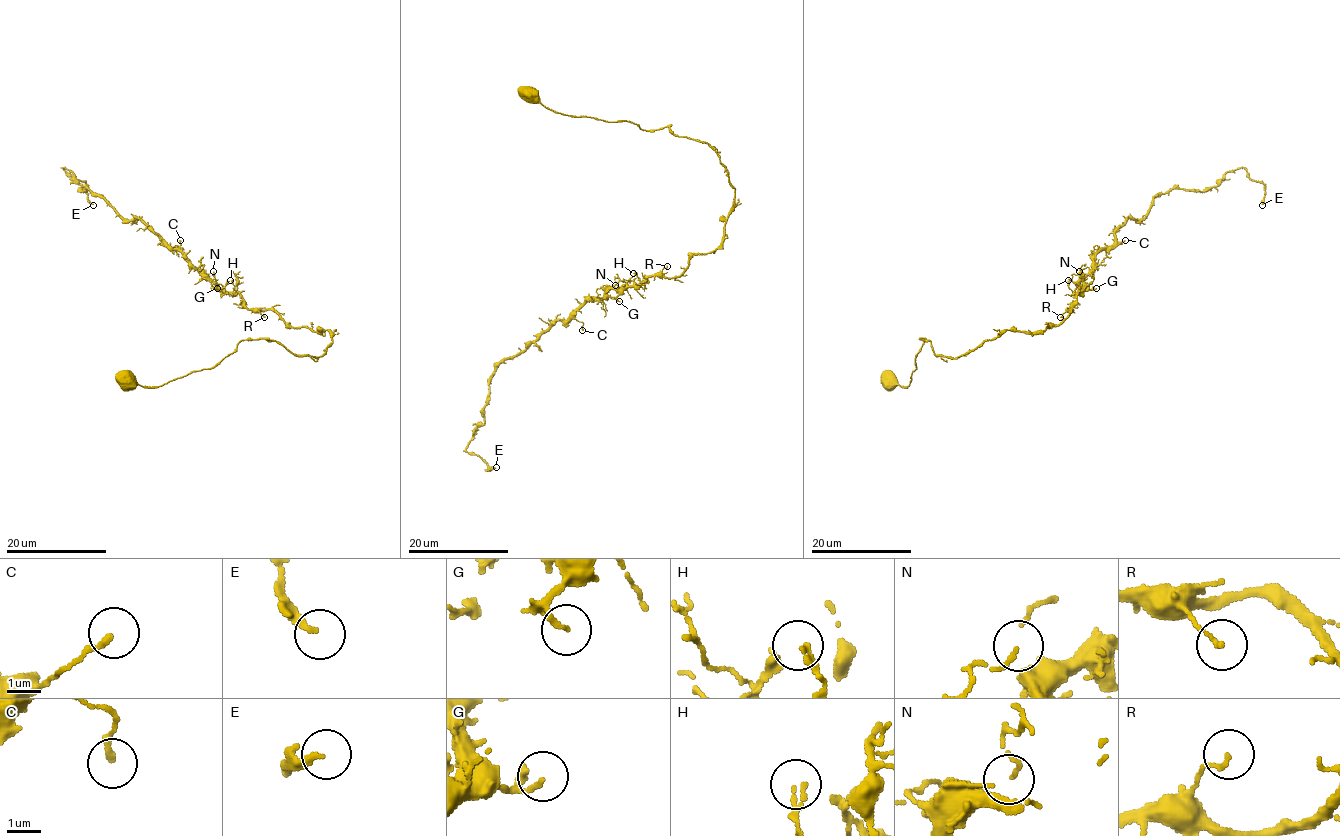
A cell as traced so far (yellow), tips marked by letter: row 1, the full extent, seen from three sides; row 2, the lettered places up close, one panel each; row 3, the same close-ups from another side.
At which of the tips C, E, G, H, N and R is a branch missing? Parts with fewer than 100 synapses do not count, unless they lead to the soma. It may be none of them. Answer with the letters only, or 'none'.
none

